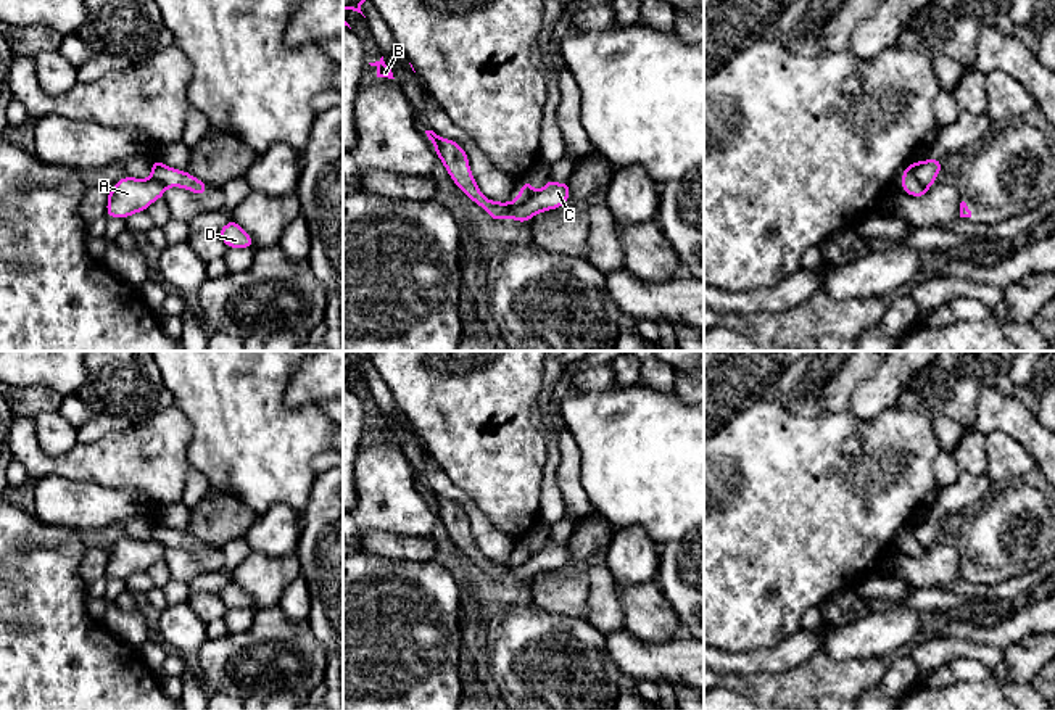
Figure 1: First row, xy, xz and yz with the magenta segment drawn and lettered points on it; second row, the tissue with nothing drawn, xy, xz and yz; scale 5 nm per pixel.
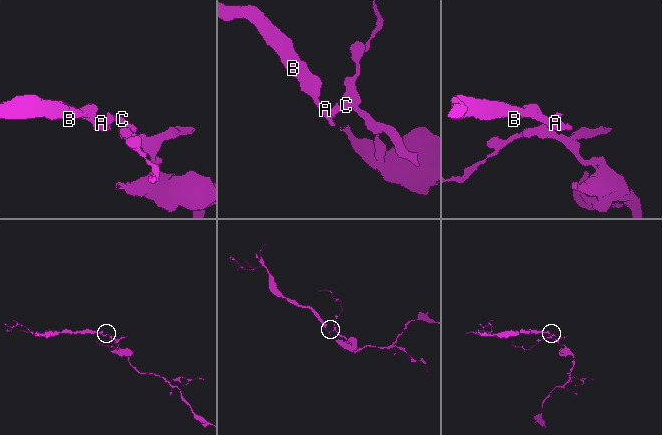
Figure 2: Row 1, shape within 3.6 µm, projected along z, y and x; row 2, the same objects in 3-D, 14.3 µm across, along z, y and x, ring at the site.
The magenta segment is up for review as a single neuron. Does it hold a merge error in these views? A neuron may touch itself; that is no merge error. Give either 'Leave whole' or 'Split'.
Split

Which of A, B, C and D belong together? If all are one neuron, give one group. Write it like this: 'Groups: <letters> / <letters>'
Groups: A B / C D

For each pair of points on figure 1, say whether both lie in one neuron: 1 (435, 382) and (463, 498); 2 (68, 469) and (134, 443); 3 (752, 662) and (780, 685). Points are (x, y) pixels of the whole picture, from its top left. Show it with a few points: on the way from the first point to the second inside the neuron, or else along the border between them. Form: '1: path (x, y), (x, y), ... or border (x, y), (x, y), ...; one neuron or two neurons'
1: border (435, 462), (487, 517); two neurons
2: path (84, 462), (118, 459); one neuron
3: border (801, 662), (781, 672), (725, 672); two neurons

